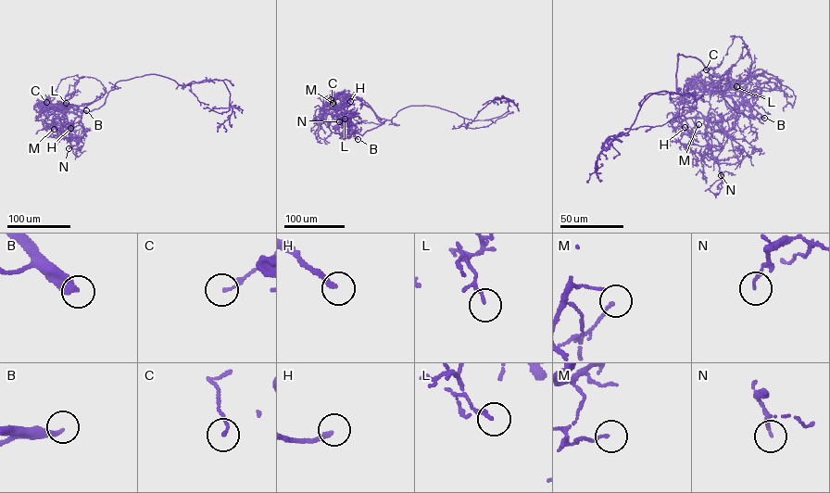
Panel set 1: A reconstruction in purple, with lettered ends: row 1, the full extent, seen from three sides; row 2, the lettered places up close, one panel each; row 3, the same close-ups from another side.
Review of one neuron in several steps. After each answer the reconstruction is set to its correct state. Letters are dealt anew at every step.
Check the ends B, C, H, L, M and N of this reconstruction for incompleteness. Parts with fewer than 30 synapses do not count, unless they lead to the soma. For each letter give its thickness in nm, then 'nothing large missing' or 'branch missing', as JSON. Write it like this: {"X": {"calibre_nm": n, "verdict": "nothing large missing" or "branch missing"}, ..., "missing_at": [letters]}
{"B": {"calibre_nm": 320, "verdict": "branch missing"}, "C": {"calibre_nm": 110, "verdict": "nothing large missing"}, "H": {"calibre_nm": 220, "verdict": "branch missing"}, "L": {"calibre_nm": 80, "verdict": "nothing large missing"}, "M": {"calibre_nm": 110, "verdict": "branch missing"}, "N": {"calibre_nm": 110, "verdict": "nothing large missing"}, "missing_at": ["B", "H", "M"]}

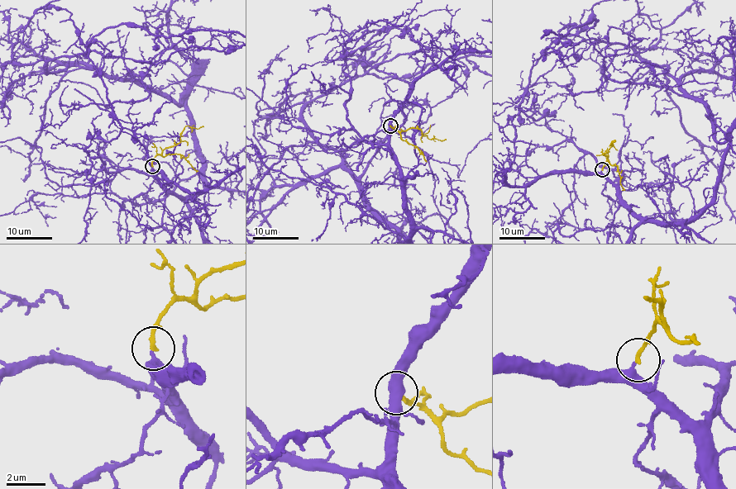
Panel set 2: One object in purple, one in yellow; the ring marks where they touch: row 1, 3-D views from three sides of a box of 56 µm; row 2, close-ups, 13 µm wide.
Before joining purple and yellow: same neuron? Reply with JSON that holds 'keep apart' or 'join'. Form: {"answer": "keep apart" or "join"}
{"answer": "join"}

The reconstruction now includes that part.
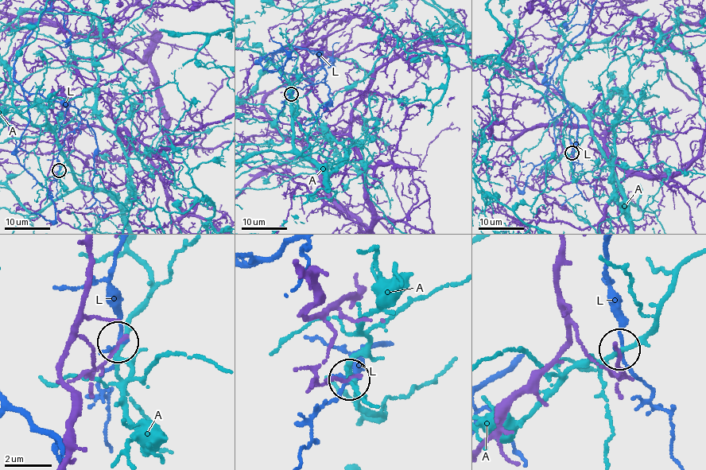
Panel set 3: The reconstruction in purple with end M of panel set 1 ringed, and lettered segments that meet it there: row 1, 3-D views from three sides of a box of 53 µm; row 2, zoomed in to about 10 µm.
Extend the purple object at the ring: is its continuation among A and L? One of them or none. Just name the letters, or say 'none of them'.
none of them

